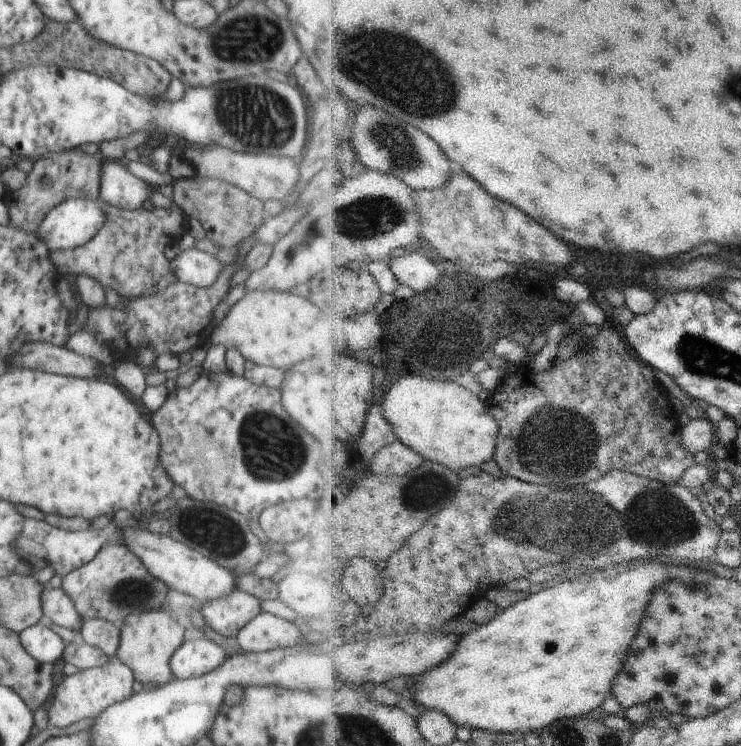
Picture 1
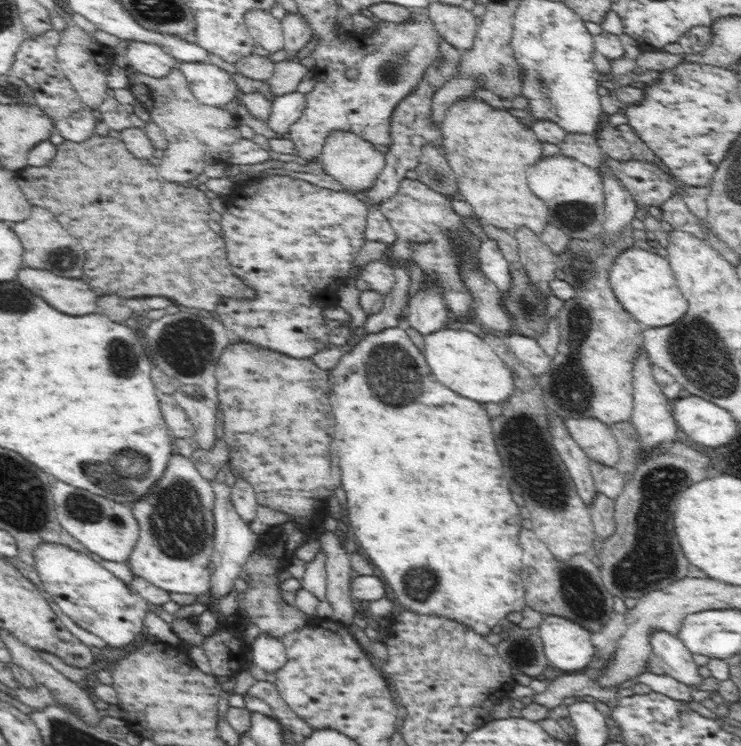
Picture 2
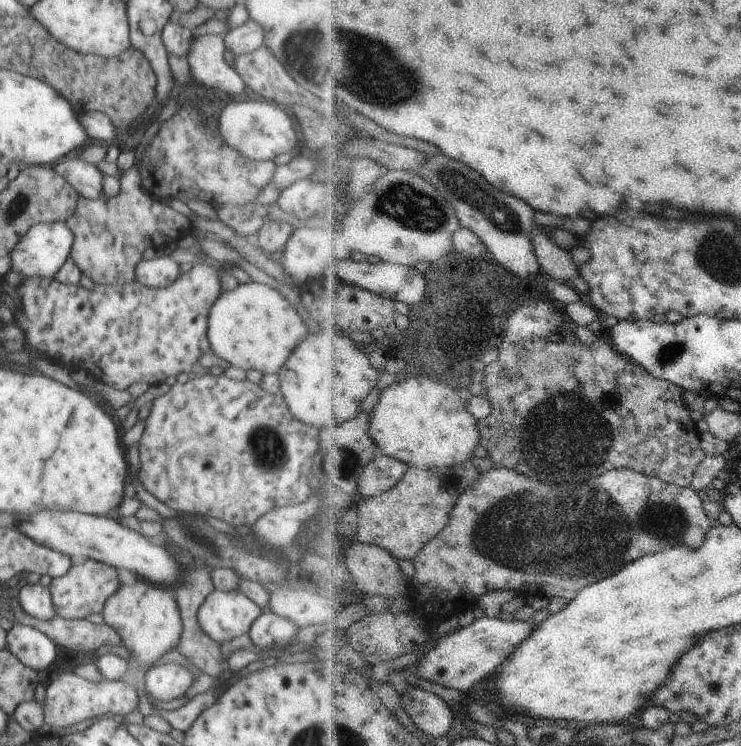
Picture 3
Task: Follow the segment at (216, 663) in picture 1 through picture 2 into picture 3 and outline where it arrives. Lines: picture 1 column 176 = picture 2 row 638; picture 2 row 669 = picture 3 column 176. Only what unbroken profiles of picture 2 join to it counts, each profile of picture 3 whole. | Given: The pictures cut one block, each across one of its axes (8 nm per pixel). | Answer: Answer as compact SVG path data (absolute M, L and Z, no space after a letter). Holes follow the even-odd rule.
M176 662L154 665L143 672L143 675L146 694L162 702L183 696L195 678L190 667L180 666Z

